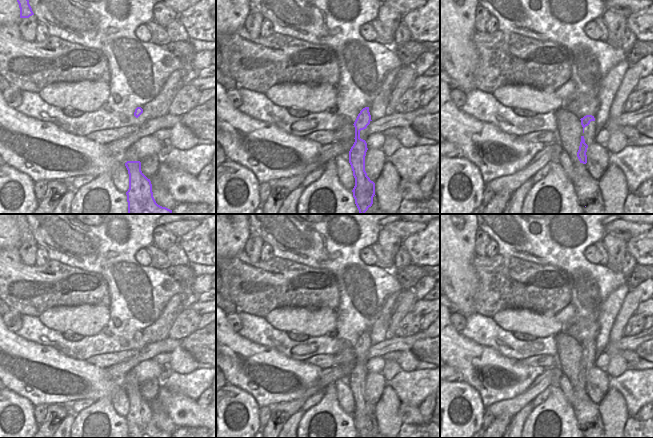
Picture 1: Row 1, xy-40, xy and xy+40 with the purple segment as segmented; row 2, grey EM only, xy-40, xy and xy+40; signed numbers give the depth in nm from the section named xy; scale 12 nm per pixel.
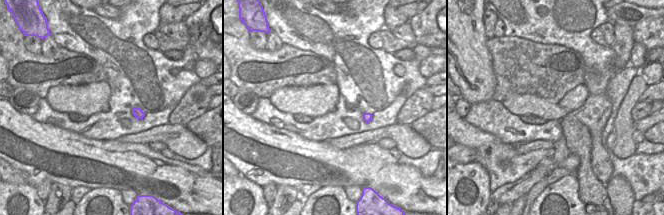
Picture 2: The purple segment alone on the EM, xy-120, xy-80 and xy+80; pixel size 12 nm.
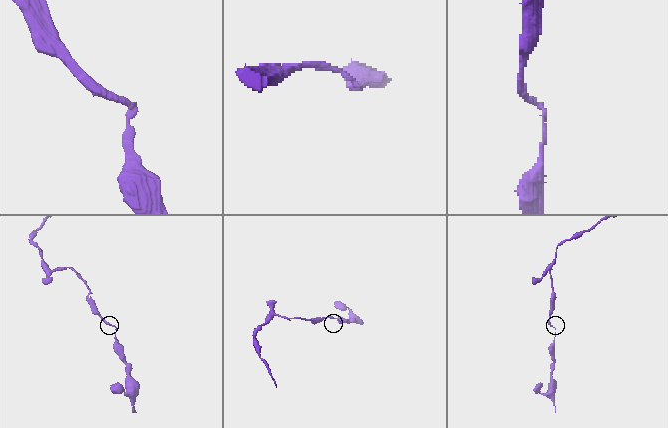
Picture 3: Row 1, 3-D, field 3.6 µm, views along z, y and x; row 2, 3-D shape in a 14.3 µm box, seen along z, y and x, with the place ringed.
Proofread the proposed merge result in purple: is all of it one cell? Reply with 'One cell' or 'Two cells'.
One cell.

